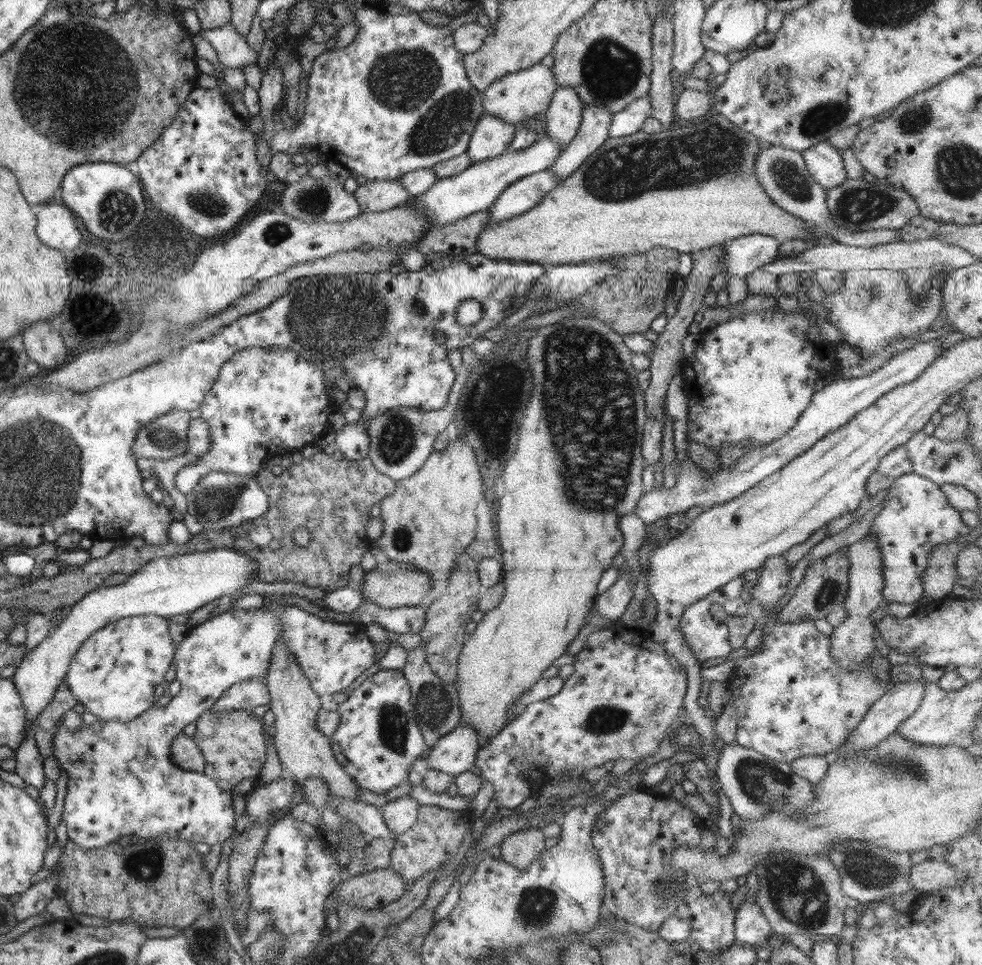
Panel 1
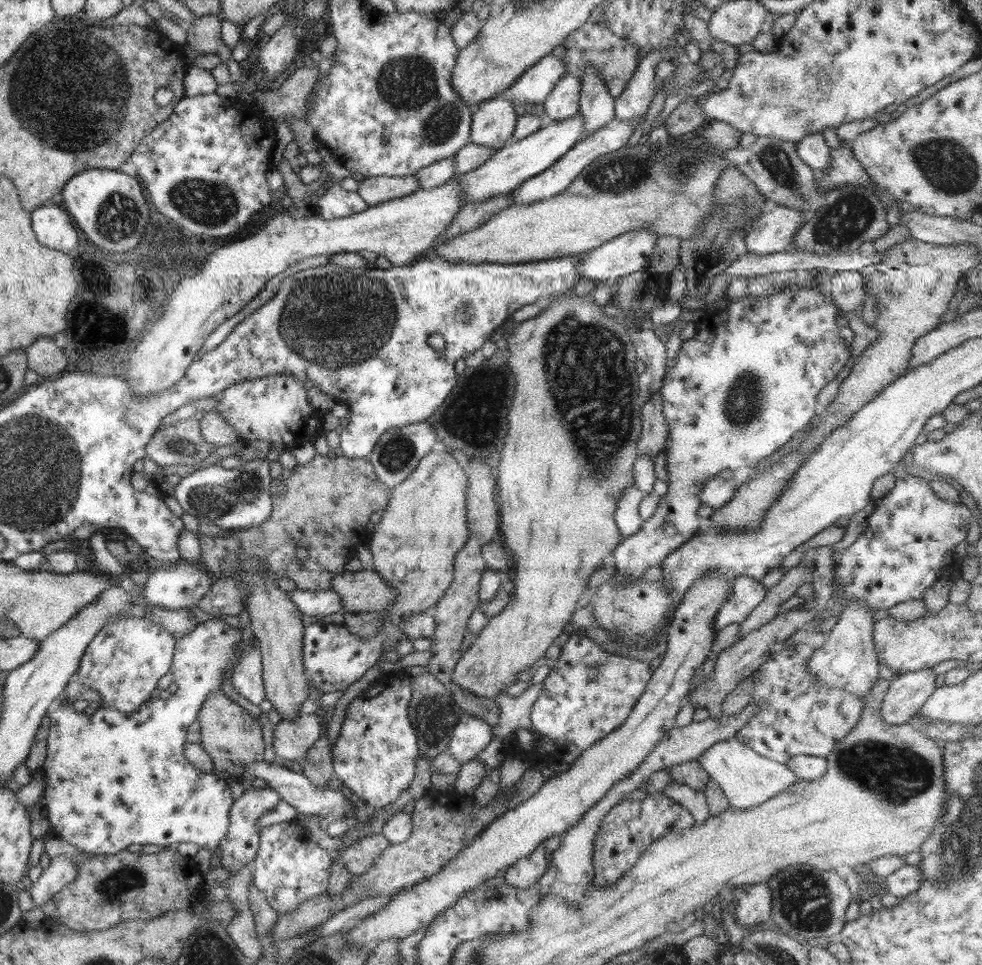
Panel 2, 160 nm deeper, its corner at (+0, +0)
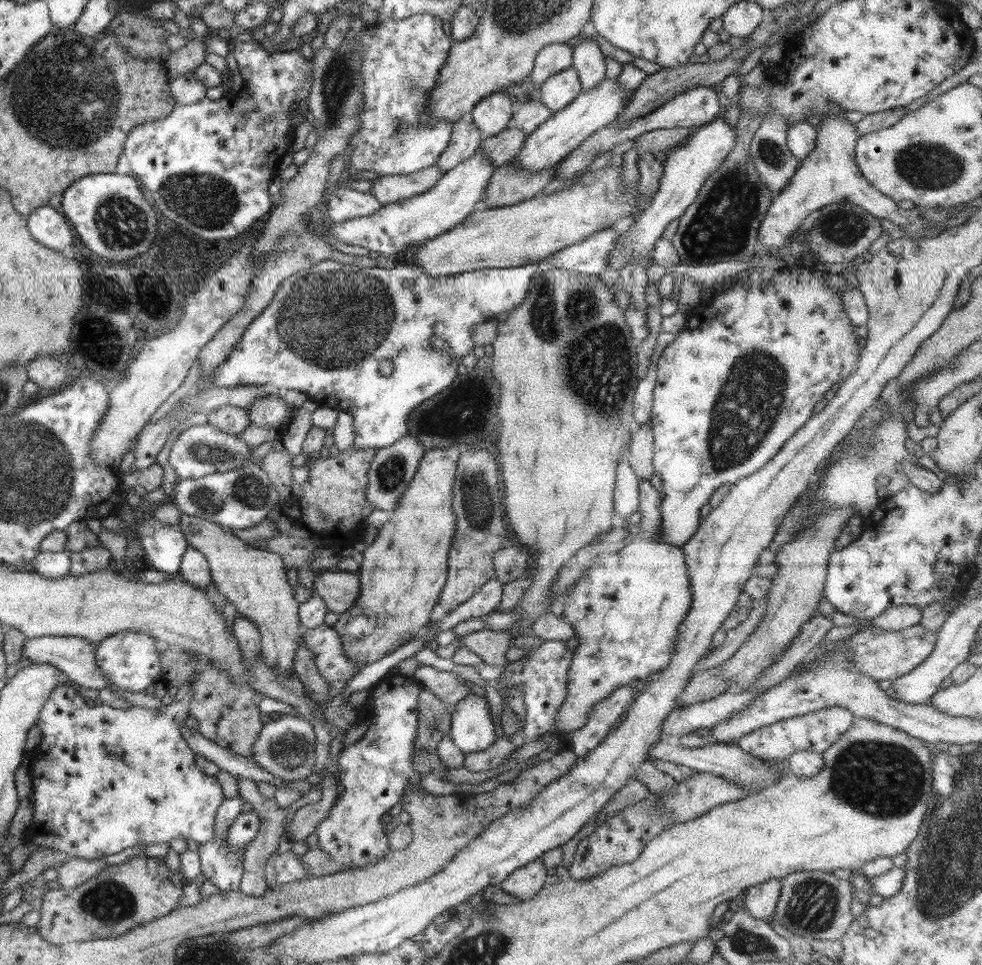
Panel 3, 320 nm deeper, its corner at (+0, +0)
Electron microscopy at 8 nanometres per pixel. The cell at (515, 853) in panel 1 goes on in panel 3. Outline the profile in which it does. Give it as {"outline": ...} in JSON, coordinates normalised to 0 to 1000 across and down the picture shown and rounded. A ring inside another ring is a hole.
{"outline":[[[546,890],[521,904],[520,908],[509,915],[509,920],[521,932],[536,934],[544,931],[544,927],[553,920],[559,913],[560,906],[561,903],[554,898],[552,891]]]}

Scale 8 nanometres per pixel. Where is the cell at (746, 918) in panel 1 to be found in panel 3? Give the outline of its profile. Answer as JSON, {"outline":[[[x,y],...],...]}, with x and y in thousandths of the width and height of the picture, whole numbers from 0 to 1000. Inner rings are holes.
{"outline":[[[788,910],[788,912],[762,919],[757,941],[766,951],[785,956],[789,949],[793,928],[794,911]]]}

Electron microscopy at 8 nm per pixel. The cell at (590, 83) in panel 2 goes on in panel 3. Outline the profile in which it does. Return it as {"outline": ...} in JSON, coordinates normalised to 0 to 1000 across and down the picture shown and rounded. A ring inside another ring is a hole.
{"outline":[[[595,36],[584,49],[581,69],[588,73],[593,94],[605,91],[617,81],[616,58],[601,36]]]}

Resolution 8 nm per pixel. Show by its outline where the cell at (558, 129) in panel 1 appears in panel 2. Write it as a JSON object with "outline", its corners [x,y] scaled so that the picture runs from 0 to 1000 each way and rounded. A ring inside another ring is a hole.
{"outline":[[[576,76],[570,80],[562,95],[558,97],[555,116],[563,125],[576,124],[590,116],[592,83]]]}

